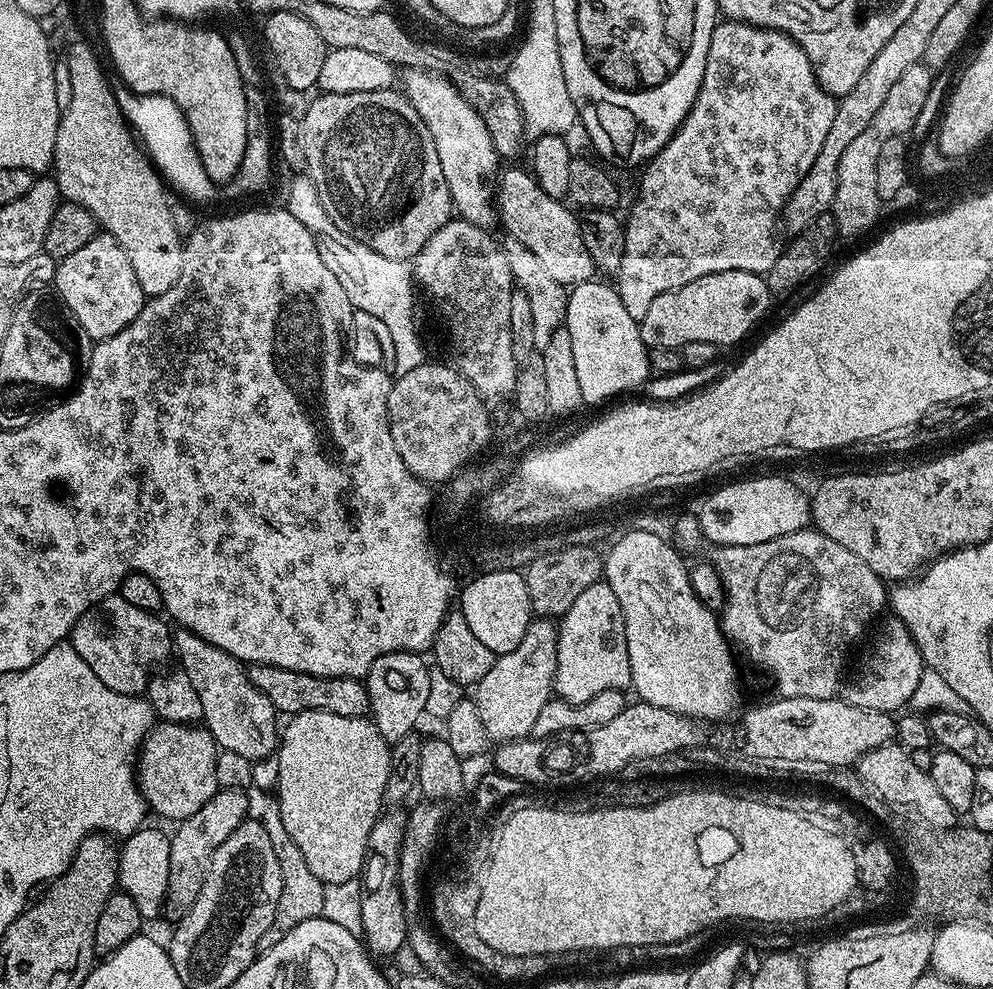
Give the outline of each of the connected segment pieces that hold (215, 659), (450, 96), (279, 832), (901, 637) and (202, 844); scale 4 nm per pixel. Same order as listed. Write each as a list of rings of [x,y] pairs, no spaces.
[[[177,627],[174,632],[174,652],[178,657],[180,655],[179,671],[194,682],[194,690],[198,690],[198,698],[202,701],[202,721],[203,727],[207,728],[208,733],[216,740],[217,749],[242,754],[242,758],[253,762],[259,762],[273,755],[277,751],[282,735],[281,729],[276,728],[276,719],[278,713],[276,707],[262,694],[260,688],[254,687],[250,682],[245,665],[239,660],[235,660],[230,653],[221,648],[215,648],[206,638],[198,638],[188,628]]]
[[[410,68],[403,71],[401,85],[404,95],[416,110],[434,138],[442,174],[450,189],[455,213],[468,223],[487,230],[498,220],[495,209],[495,191],[498,187],[500,157],[493,149],[493,139],[485,120],[466,102],[459,87],[441,73],[428,69]]]
[[[271,803],[264,808],[262,823],[270,838],[270,843],[274,845],[274,855],[278,858],[278,866],[282,870],[282,898],[278,898],[278,910],[274,914],[274,922],[270,922],[270,930],[266,930],[266,934],[262,934],[260,952],[270,950],[270,946],[274,946],[274,942],[282,942],[282,938],[286,938],[286,934],[290,934],[290,930],[294,930],[294,926],[298,926],[298,922],[306,922],[310,918],[321,915],[325,887],[321,880],[314,878],[310,866],[306,866],[306,858],[302,858],[302,850],[298,850],[294,838],[290,838],[290,834],[286,834],[286,826],[282,826],[279,803]]]
[[[892,622],[877,638],[876,649],[869,654],[864,669],[853,678],[852,684],[843,685],[842,698],[846,703],[866,710],[899,713],[899,708],[911,701],[914,690],[918,687],[918,678],[922,678],[925,667],[922,654],[908,632],[908,627],[902,622]]]
[[[219,789],[214,794],[214,798],[210,798],[210,802],[206,802],[206,806],[202,806],[195,814],[190,814],[190,818],[181,820],[175,825],[176,833],[173,831],[170,836],[170,878],[168,879],[168,898],[166,901],[167,915],[170,914],[173,918],[179,918],[188,911],[190,906],[194,906],[194,898],[198,898],[198,894],[202,890],[206,870],[214,858],[214,850],[218,846],[222,846],[222,842],[226,842],[226,838],[230,838],[230,834],[234,834],[234,830],[238,828],[243,820],[249,819],[250,812],[248,812],[248,800],[246,797],[247,795],[244,792],[238,790]]]

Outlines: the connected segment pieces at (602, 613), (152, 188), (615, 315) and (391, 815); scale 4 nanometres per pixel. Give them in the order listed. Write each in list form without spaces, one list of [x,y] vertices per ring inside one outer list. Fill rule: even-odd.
[[[601,578],[589,586],[574,601],[574,606],[566,610],[566,614],[558,620],[558,666],[554,681],[554,692],[567,704],[585,704],[606,690],[624,692],[632,688],[630,674],[630,650],[626,650],[626,622],[622,618],[622,606],[618,606],[618,598],[614,590],[610,590],[608,581]]]
[[[88,42],[74,44],[66,53],[66,61],[70,70],[72,99],[63,105],[56,139],[54,179],[60,195],[67,203],[86,206],[86,210],[94,214],[97,225],[114,237],[122,250],[126,250],[126,258],[130,258],[130,266],[134,266],[134,274],[138,274],[138,286],[142,286],[145,297],[166,294],[166,290],[178,282],[178,274],[182,274],[184,246],[171,221],[170,198],[164,193],[165,181],[120,113],[118,102],[110,90],[108,72],[100,65],[95,50]]]
[[[593,278],[573,285],[568,292],[564,327],[573,343],[574,366],[584,404],[600,404],[642,385],[652,369],[642,342],[639,321],[632,319],[611,283]]]
[[[388,810],[376,821],[370,830],[368,852],[364,856],[362,873],[363,896],[361,898],[362,939],[373,957],[395,957],[405,947],[410,936],[408,928],[409,913],[405,911],[399,886],[399,858],[405,830],[405,813],[400,810]]]

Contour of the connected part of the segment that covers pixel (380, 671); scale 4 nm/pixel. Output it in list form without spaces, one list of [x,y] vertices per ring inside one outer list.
[[[391,652],[382,654],[374,666],[370,666],[366,677],[370,694],[370,719],[382,738],[395,742],[410,734],[415,724],[425,715],[426,698],[429,697],[429,665],[424,665],[425,657],[415,652]]]

